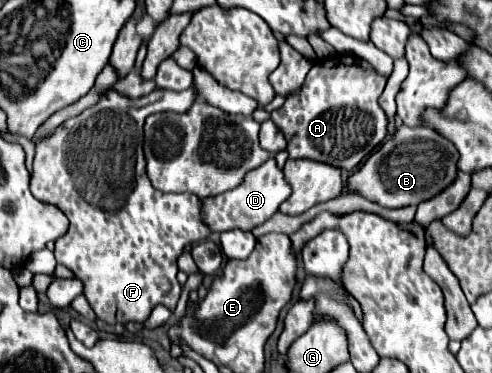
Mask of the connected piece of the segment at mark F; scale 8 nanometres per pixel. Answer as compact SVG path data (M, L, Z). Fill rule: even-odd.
M188 88L186 92L154 90L148 96L140 98L128 98L116 90L110 90L102 96L98 104L66 120L50 136L36 142L30 174L30 192L38 200L58 206L70 220L68 232L56 240L54 250L56 262L70 268L74 276L84 282L84 296L90 308L100 320L112 326L126 322L142 324L156 304L162 304L174 312L178 298L182 294L182 286L176 280L178 272L176 258L184 252L188 244L204 242L210 236L208 228L198 220L200 198L194 194L164 194L152 188L146 176L146 160L142 152L144 140L142 126L146 116L156 112L186 112L194 102L196 96L192 88Z

